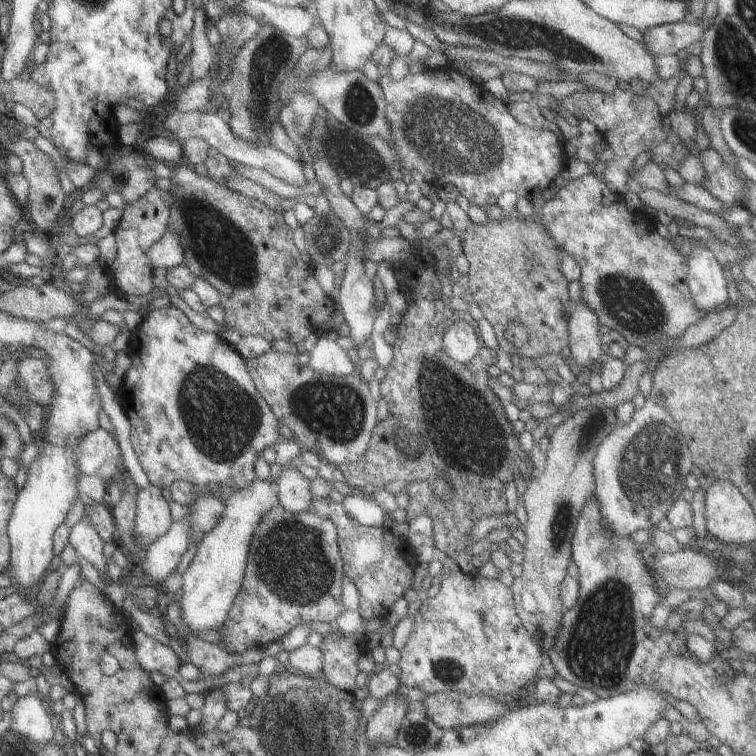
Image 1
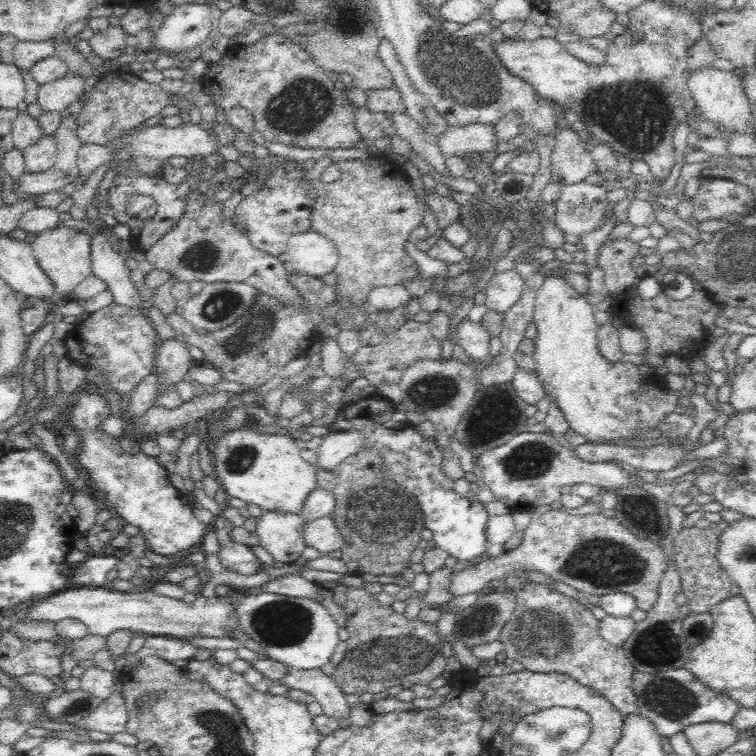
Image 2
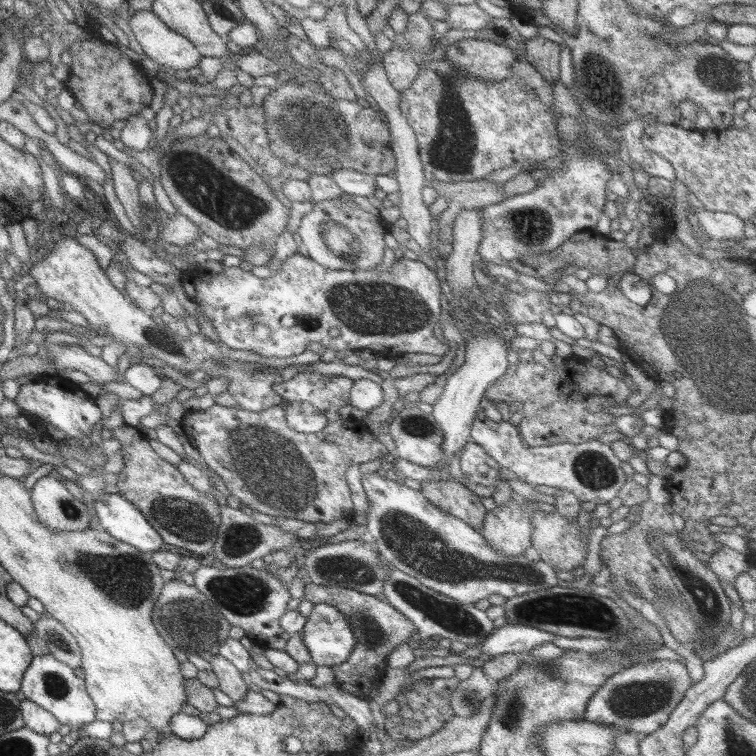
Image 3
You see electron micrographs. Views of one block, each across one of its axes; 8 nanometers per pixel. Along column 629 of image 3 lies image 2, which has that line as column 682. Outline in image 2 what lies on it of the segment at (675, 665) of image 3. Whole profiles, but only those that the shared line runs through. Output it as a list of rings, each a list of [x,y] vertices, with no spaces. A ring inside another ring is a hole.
[[[658,666],[658,670],[642,670],[633,673],[632,688],[637,698],[640,713],[655,727],[662,738],[674,737],[688,726],[703,723],[728,723],[733,720],[740,705],[727,694],[710,690],[702,684],[685,666],[668,670],[668,666]]]

